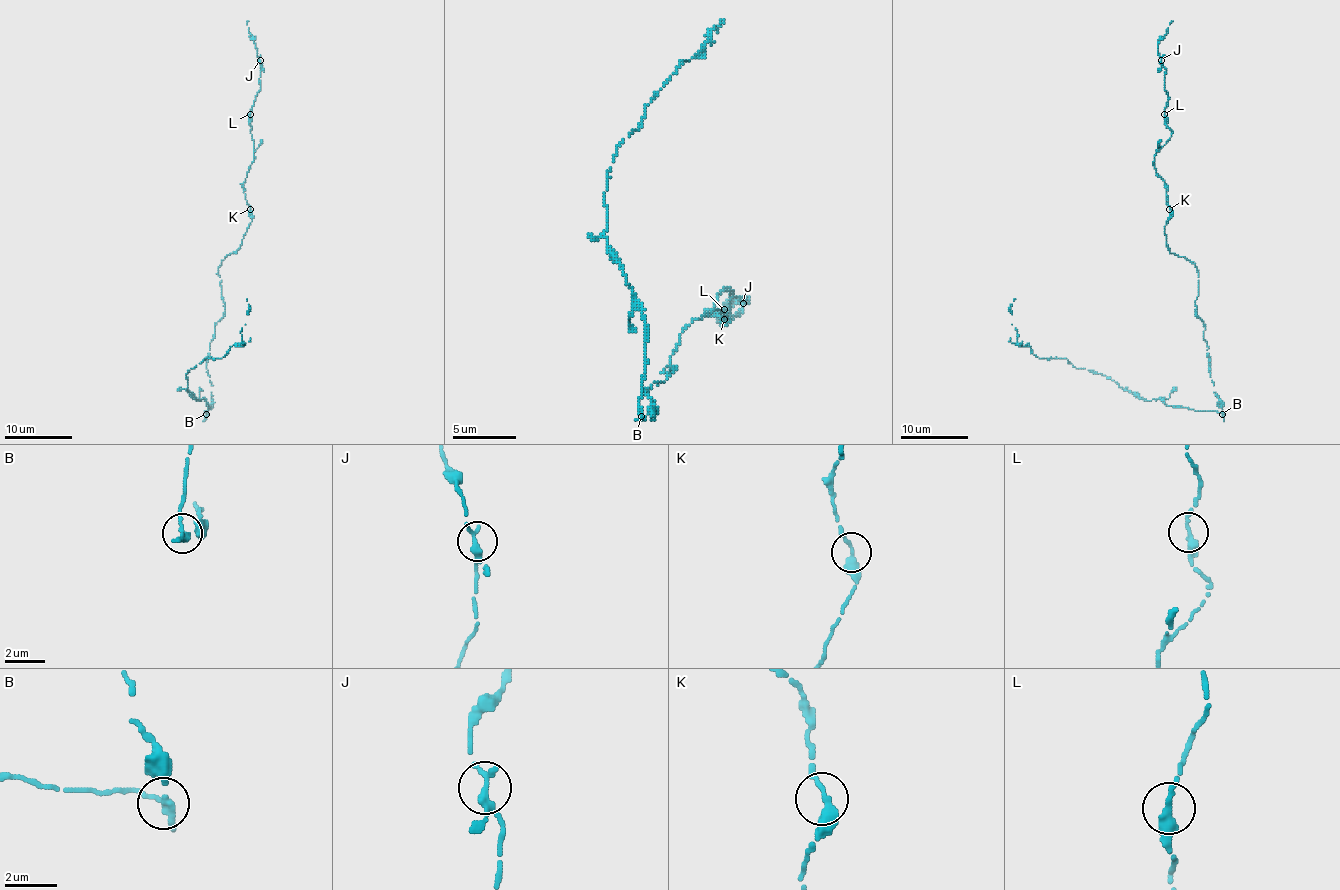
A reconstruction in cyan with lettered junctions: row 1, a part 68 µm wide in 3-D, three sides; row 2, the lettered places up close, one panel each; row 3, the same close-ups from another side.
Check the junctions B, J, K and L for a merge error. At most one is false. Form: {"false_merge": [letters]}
{"false_merge": ["B"]}

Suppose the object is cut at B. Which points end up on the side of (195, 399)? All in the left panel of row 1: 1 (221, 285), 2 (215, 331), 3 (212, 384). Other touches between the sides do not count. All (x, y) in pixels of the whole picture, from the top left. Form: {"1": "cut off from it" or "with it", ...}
{"1": "cut off from it", "2": "cut off from it", "3": "cut off from it"}

